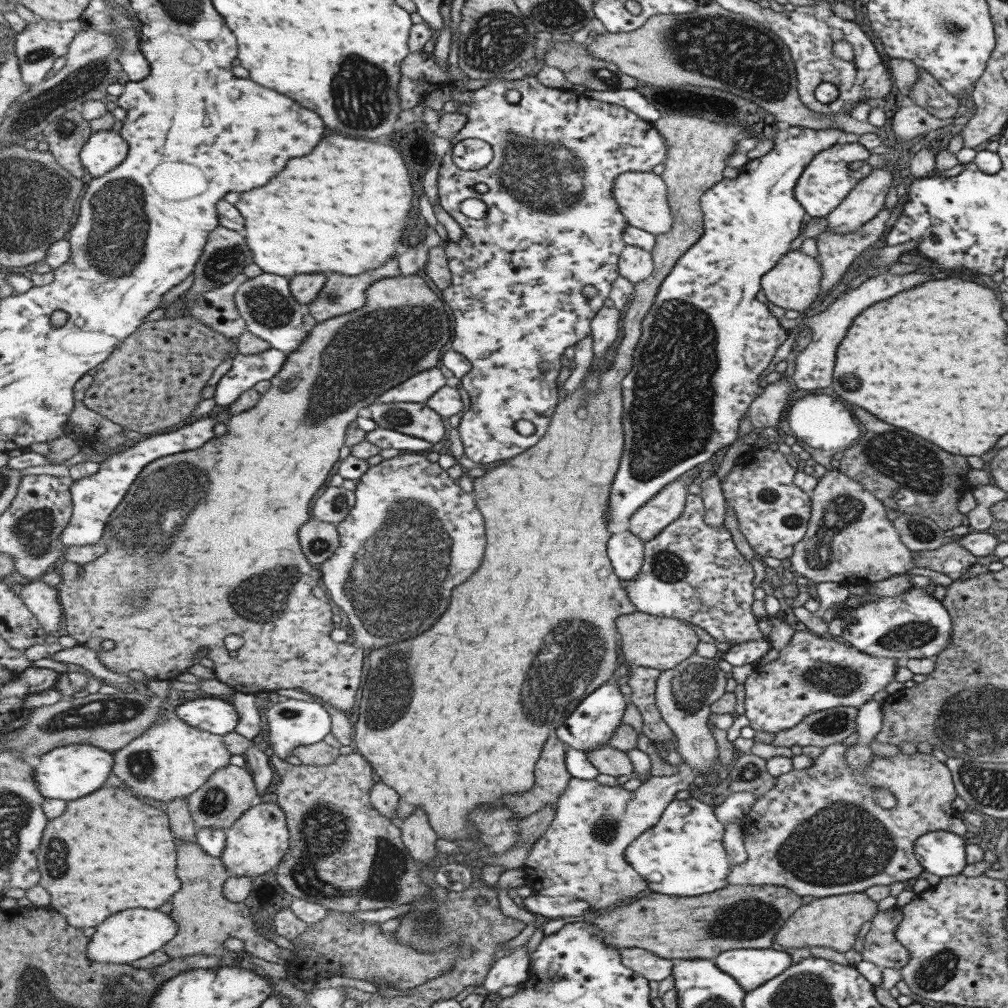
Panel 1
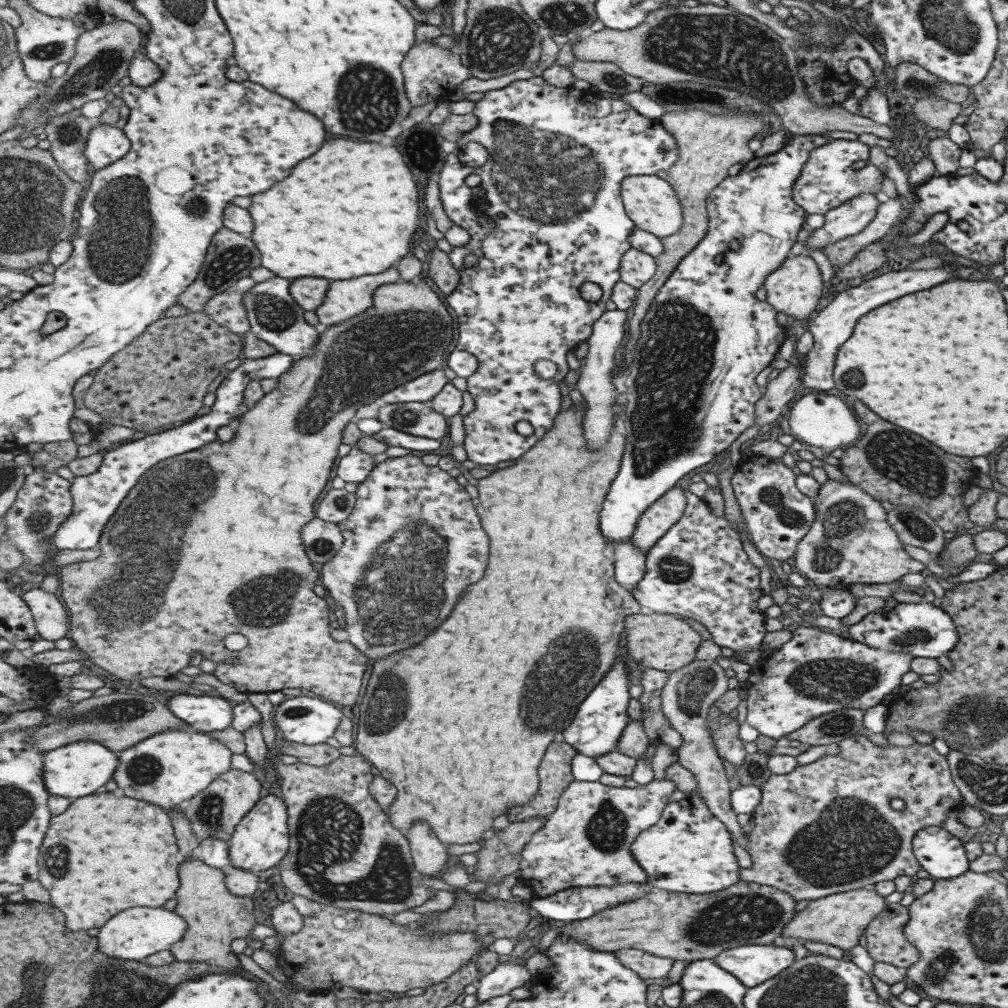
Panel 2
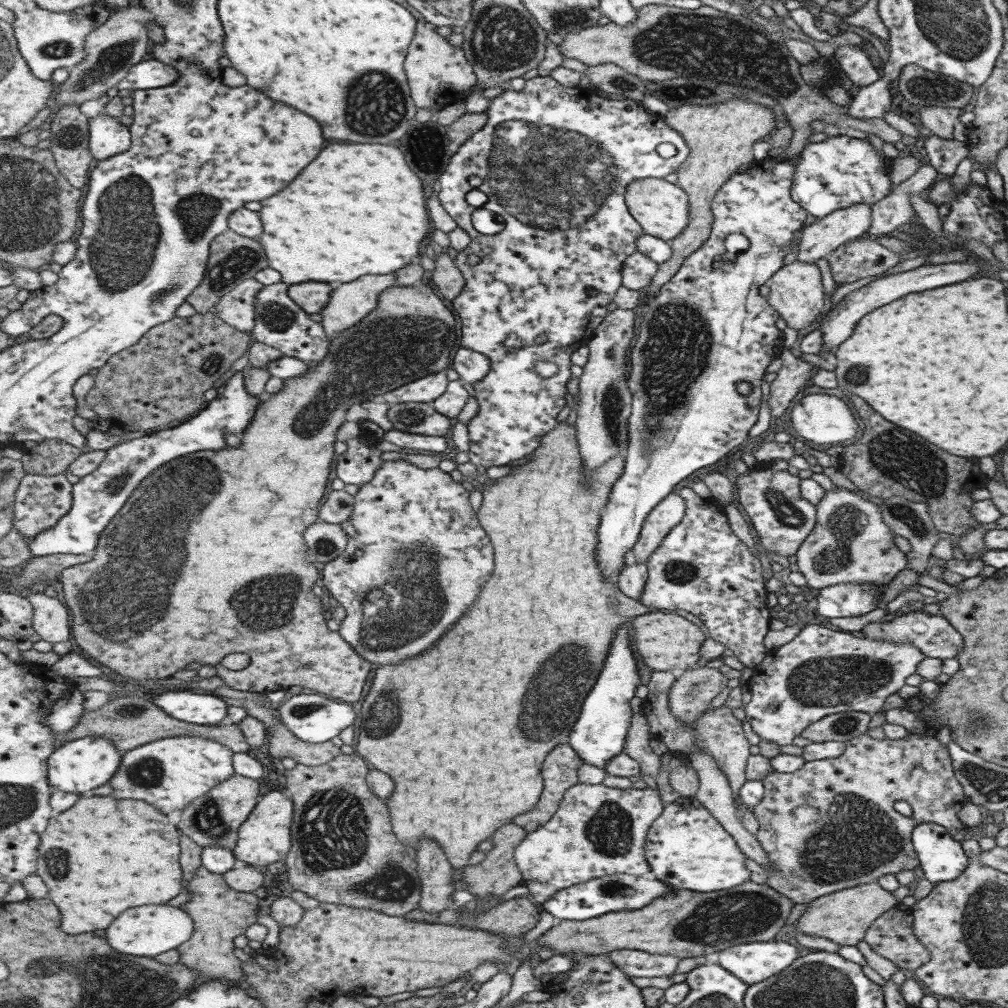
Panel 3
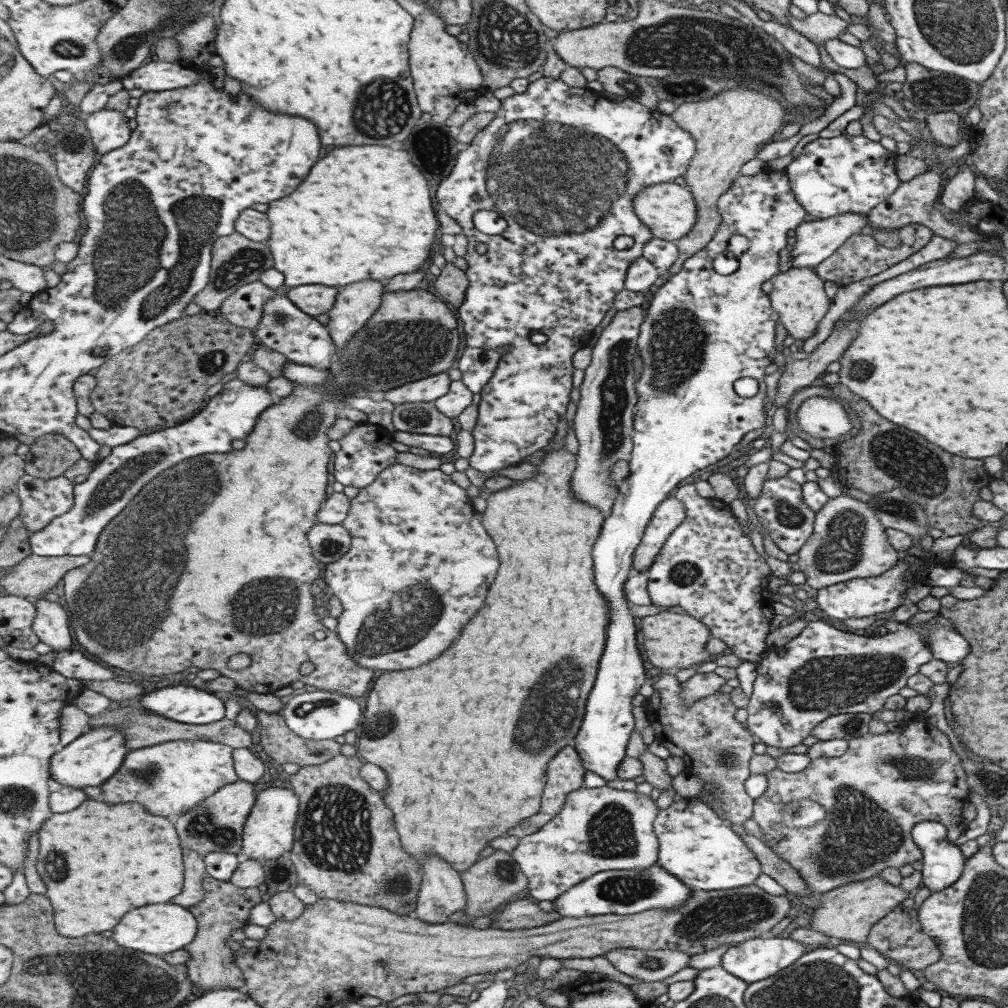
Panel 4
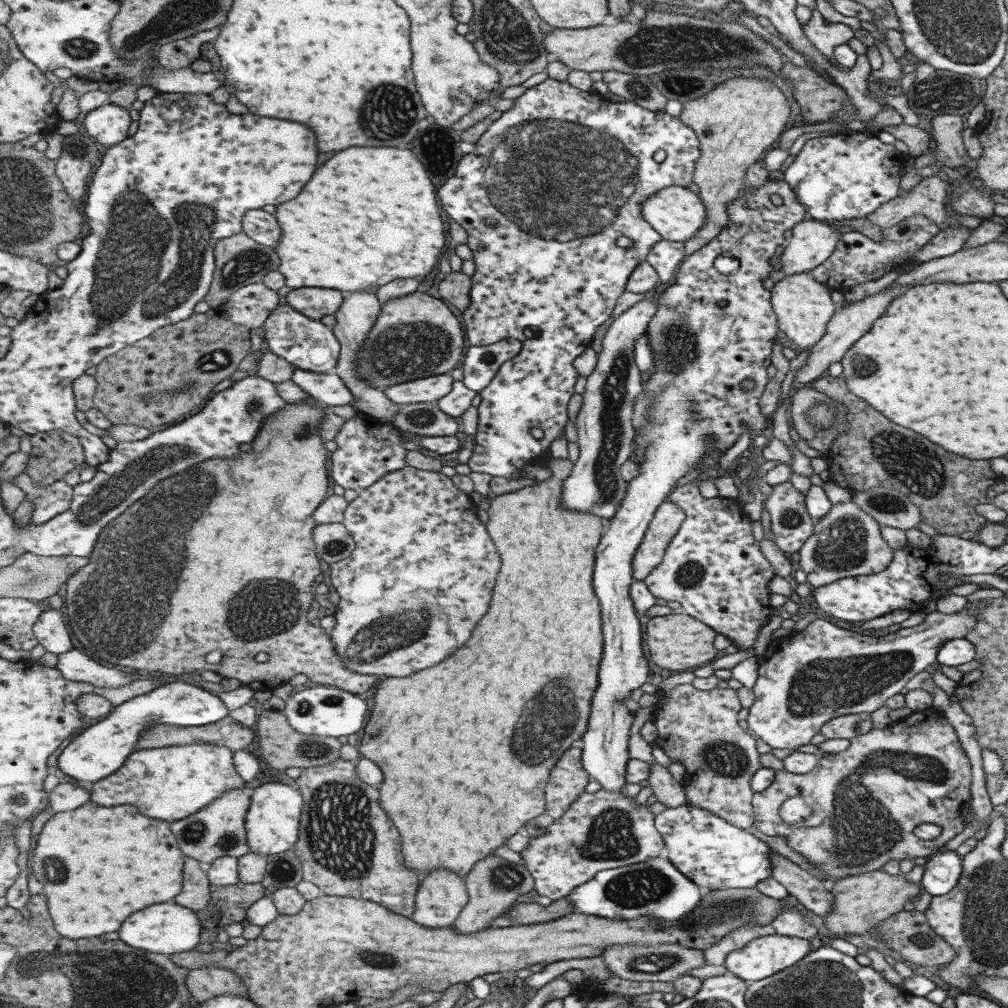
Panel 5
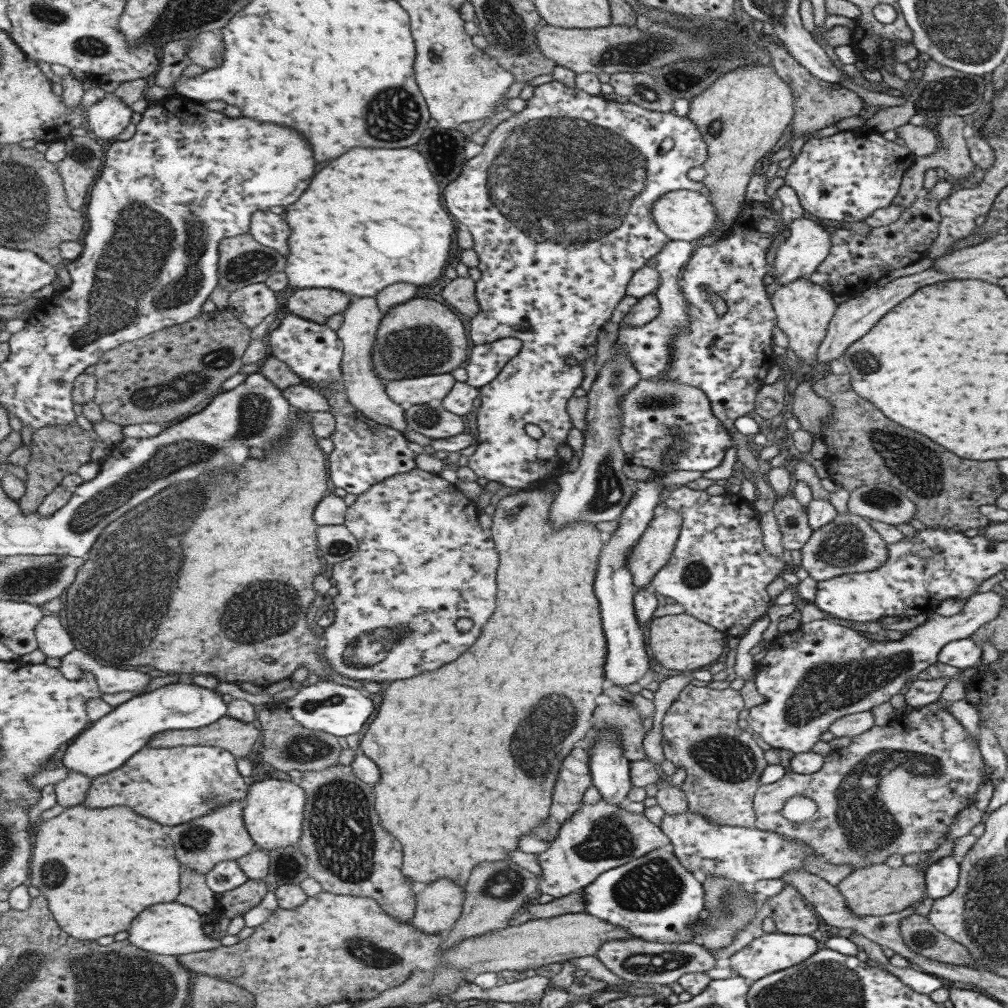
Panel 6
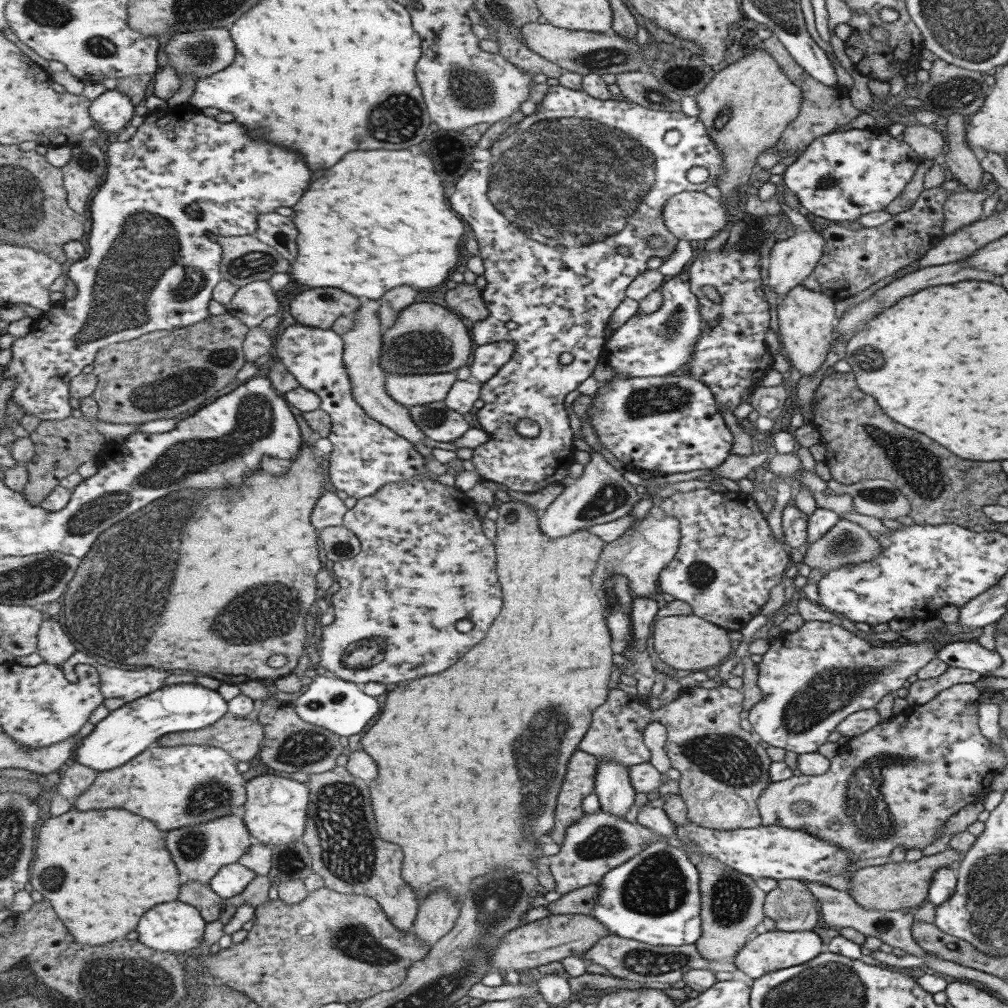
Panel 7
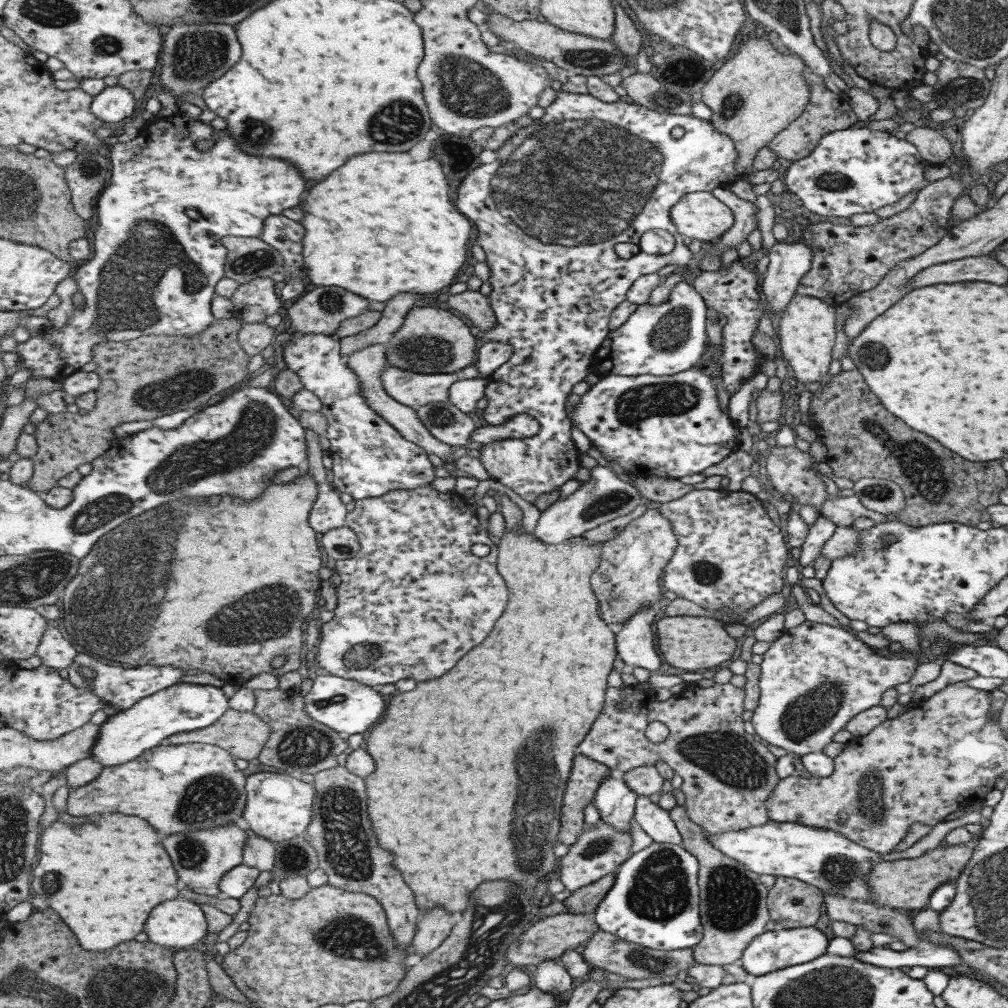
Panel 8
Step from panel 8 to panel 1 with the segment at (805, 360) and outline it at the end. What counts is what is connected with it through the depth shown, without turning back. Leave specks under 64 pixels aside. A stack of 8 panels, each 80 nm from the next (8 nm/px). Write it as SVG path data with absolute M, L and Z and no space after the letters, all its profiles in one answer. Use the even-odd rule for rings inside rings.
M799 249L788 250L770 271L760 278L760 290L771 304L784 310L803 312L819 298L820 265Z

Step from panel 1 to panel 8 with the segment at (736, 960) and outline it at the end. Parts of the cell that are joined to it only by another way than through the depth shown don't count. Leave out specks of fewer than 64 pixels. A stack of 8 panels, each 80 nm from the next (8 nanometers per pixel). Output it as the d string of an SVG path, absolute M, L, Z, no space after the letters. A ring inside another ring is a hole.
M778 927L771 932L763 932L755 936L743 950L741 962L746 974L761 976L769 972L775 972L781 968L804 964L809 960L815 960L826 952L829 940L814 927L800 927L793 929L780 929Z

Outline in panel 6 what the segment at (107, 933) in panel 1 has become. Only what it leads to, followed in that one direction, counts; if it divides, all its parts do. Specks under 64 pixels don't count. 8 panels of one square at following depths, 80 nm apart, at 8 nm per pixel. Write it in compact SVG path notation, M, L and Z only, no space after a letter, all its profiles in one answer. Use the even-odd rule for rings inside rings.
M176 901L169 904L155 904L155 908L147 908L135 924L129 928L129 940L139 949L154 954L177 956L216 950L221 947L221 939L209 938L205 935L203 924L206 921L197 909L190 905L183 905Z

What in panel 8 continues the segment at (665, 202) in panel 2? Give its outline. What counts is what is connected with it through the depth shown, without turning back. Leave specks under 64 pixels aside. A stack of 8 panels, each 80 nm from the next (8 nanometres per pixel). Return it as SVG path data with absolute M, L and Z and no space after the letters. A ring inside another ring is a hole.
M710 192L683 195L670 210L670 221L683 237L699 241L717 240L734 221L733 213Z

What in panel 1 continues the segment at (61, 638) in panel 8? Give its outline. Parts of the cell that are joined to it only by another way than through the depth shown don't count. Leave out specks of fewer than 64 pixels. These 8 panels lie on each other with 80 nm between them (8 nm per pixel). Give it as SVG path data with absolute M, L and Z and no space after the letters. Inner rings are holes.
M43 580L24 582L20 591L24 603L37 615L46 632L57 632L64 618L57 587L45 584Z

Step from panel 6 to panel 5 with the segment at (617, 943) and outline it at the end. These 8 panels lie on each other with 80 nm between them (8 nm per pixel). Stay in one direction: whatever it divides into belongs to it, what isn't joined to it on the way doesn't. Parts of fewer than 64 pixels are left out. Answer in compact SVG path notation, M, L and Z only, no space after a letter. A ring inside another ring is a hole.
M614 944L606 947L600 956L605 967L615 976L625 980L643 981L672 981L672 993L681 998L693 996L700 987L701 979L686 975L694 968L703 967L703 951L695 948L683 948L675 944L656 944L645 946L639 944Z

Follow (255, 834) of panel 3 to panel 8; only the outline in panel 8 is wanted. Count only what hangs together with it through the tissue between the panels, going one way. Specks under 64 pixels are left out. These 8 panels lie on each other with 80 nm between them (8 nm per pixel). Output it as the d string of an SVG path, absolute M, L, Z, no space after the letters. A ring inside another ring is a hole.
M259 772L248 776L246 782L248 801L244 819L249 829L271 841L283 842L306 834L314 816L318 791L314 783L283 772Z

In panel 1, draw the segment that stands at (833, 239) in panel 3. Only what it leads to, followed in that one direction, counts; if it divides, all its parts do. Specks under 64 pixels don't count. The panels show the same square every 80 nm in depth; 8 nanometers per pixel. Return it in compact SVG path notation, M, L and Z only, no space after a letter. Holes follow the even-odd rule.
M870 167L868 175L858 180L840 204L826 214L826 229L848 233L871 220L885 204L885 194L892 187L891 176L882 167Z

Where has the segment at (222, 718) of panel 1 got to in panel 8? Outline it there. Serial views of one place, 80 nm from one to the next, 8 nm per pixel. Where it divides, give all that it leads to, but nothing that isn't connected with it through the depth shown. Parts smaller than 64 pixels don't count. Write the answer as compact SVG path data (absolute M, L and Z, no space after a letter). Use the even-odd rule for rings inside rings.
M177 683L108 718L102 724L90 757L98 760L104 767L118 767L137 759L150 748L159 746L165 738L213 726L230 709L230 698L217 686Z

